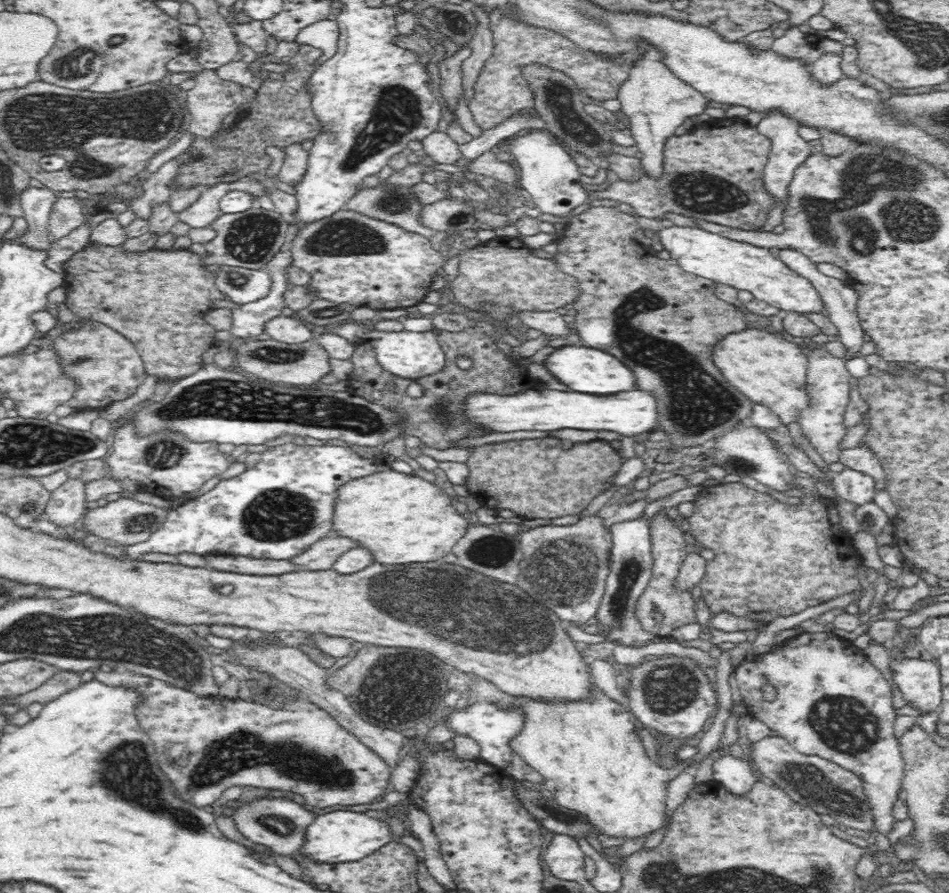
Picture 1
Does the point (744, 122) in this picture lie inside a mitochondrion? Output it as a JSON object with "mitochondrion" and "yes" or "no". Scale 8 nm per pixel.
{"mitochondrion":"no"}

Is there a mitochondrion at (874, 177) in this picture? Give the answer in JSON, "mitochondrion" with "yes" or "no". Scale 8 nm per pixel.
{"mitochondrion":"yes"}

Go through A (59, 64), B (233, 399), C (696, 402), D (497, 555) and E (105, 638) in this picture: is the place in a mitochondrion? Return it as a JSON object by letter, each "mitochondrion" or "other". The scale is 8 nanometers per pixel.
{"A":"mitochondrion","B":"mitochondrion","C":"mitochondrion","D":"mitochondrion","E":"mitochondrion"}

